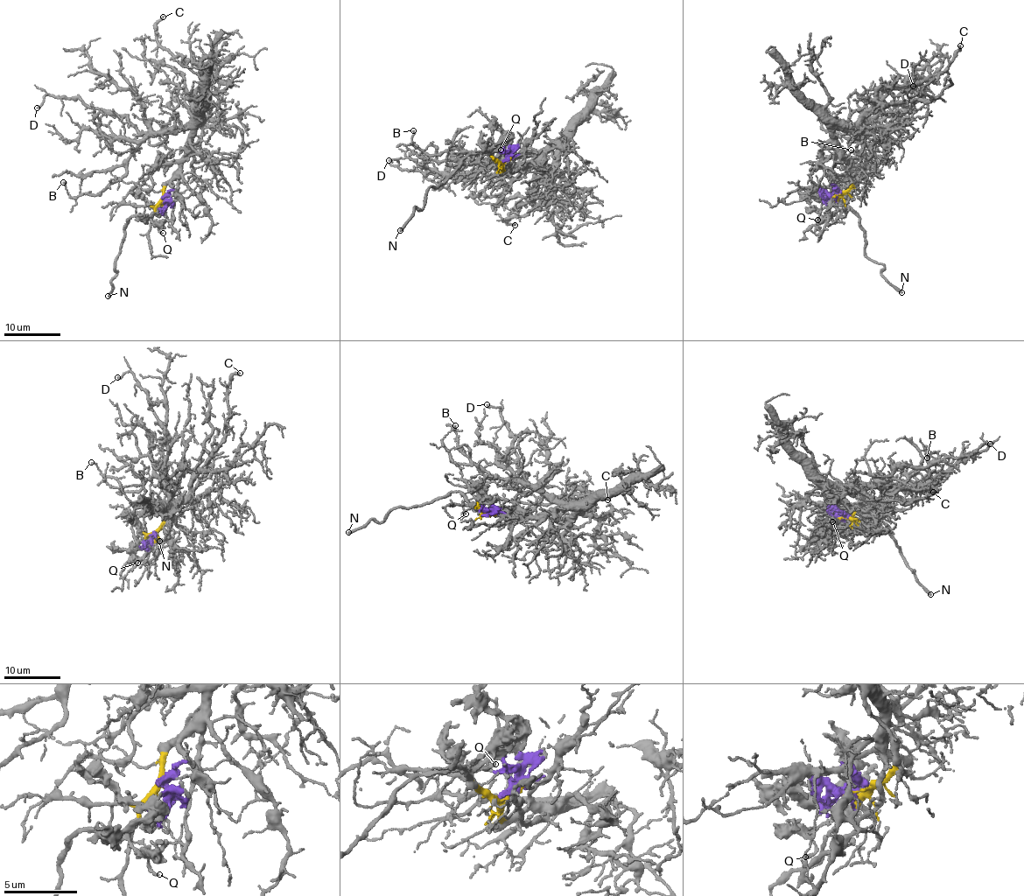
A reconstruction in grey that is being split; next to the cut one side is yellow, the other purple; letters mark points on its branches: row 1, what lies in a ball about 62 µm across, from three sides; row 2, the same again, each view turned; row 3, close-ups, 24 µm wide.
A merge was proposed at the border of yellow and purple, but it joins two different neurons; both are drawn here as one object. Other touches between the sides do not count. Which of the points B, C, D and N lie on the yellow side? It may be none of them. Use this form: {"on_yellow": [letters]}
{"on_yellow": ["B", "C", "D"]}

